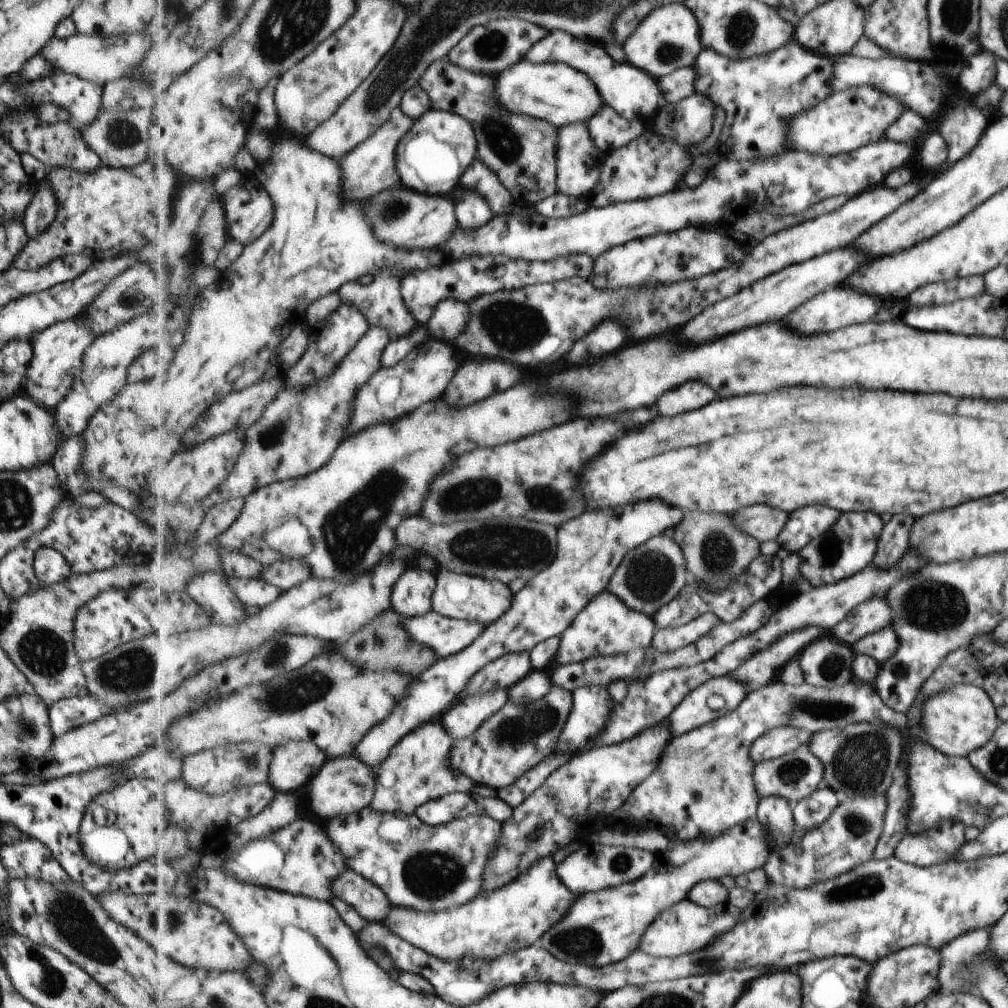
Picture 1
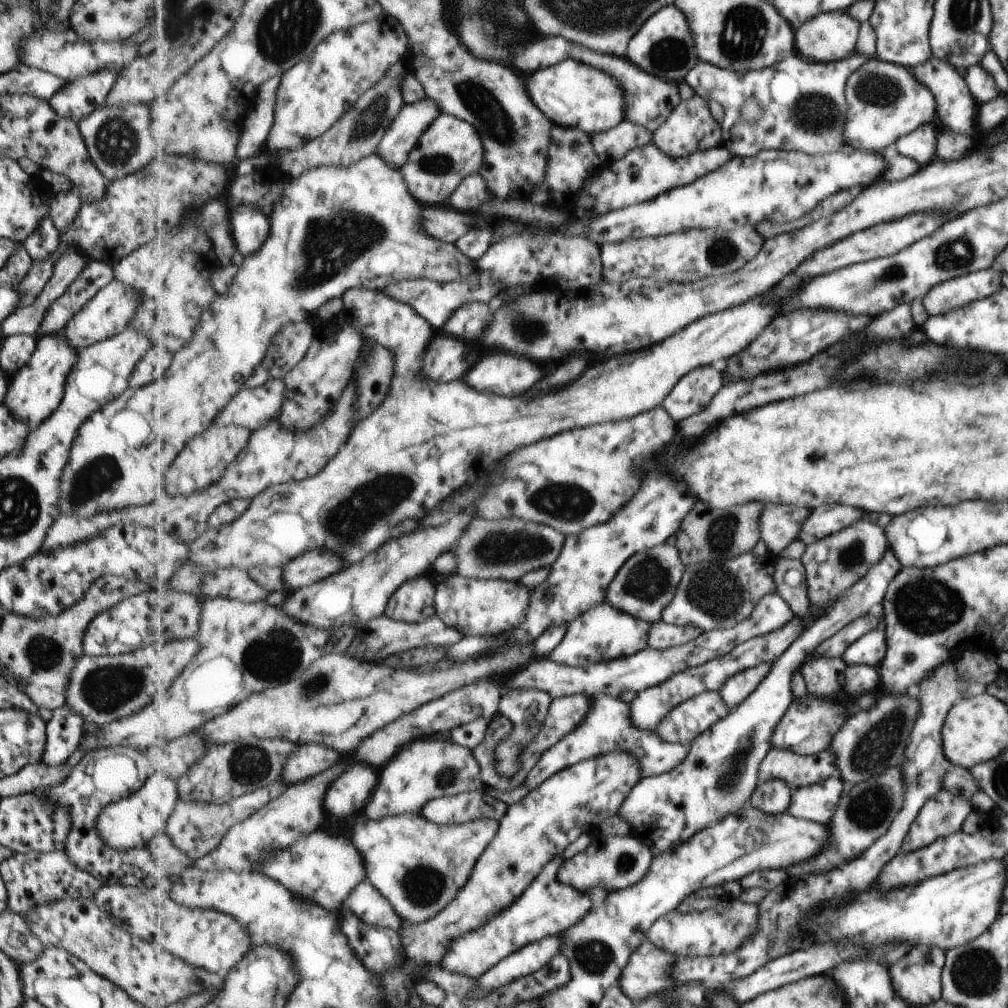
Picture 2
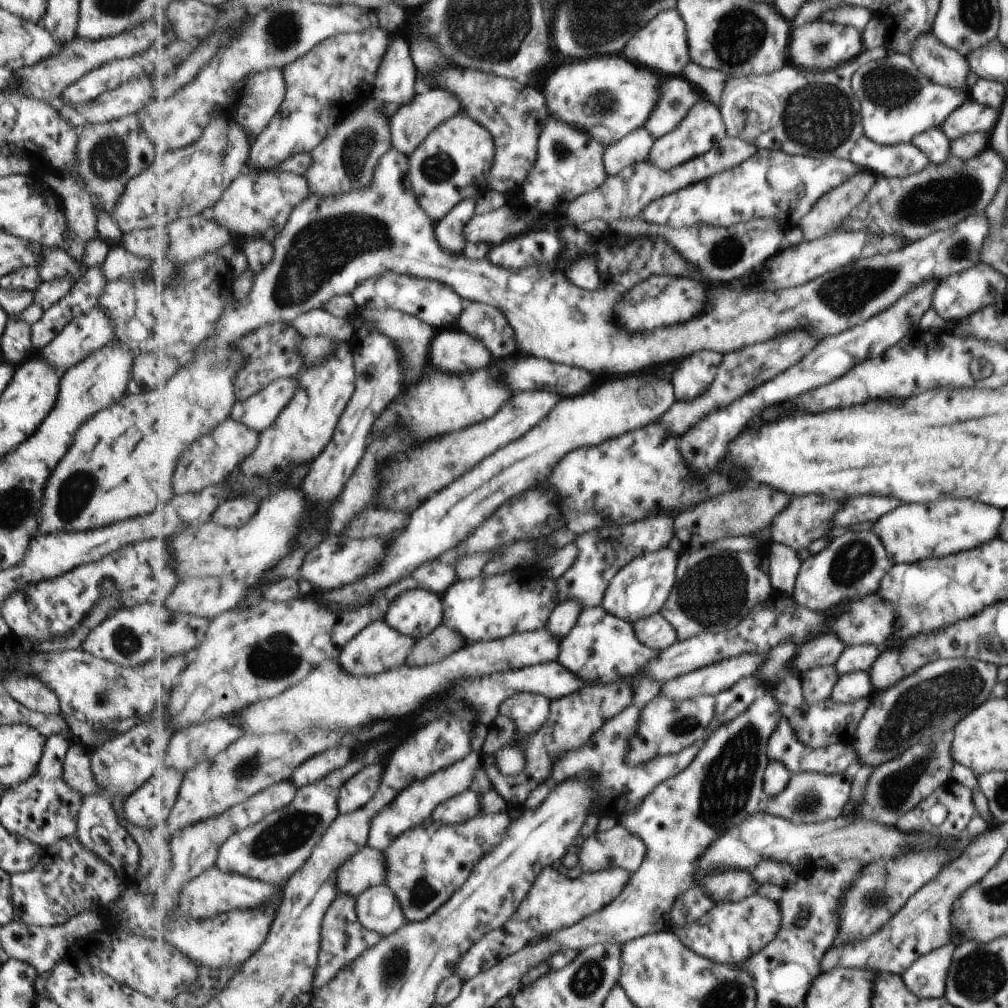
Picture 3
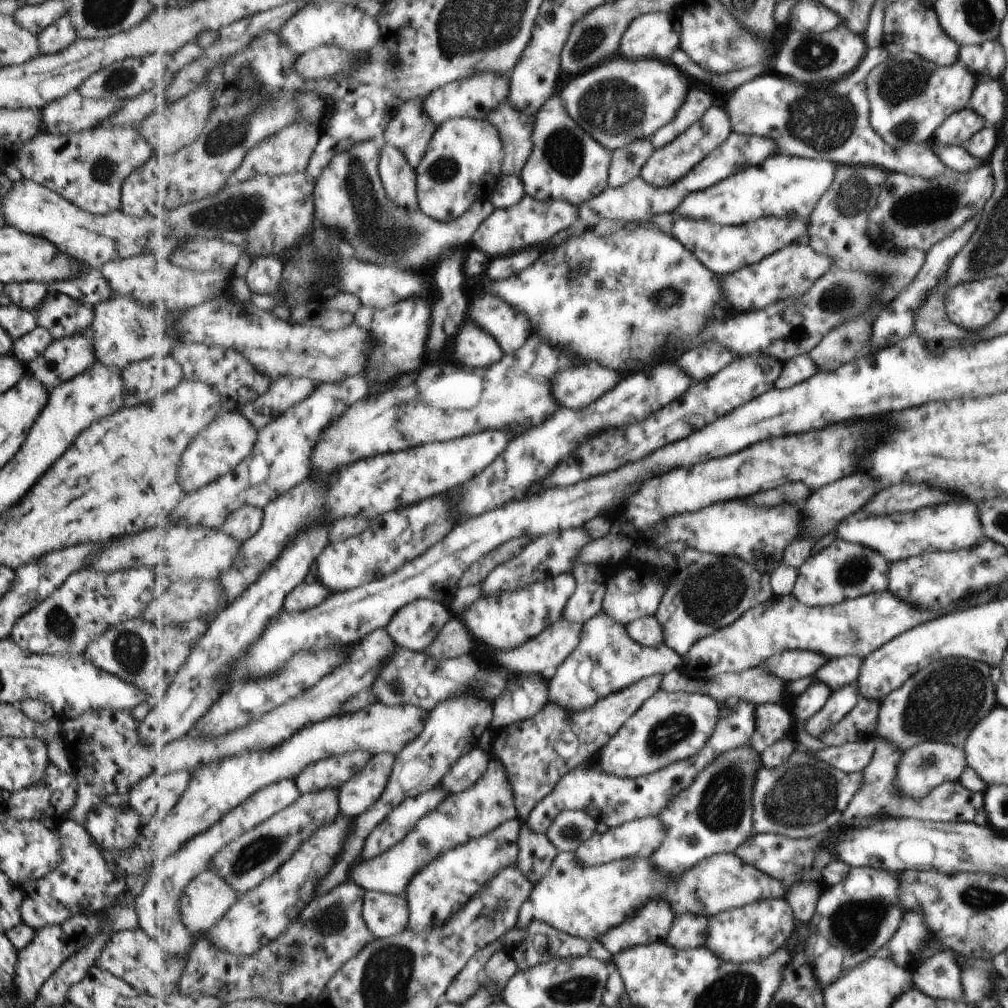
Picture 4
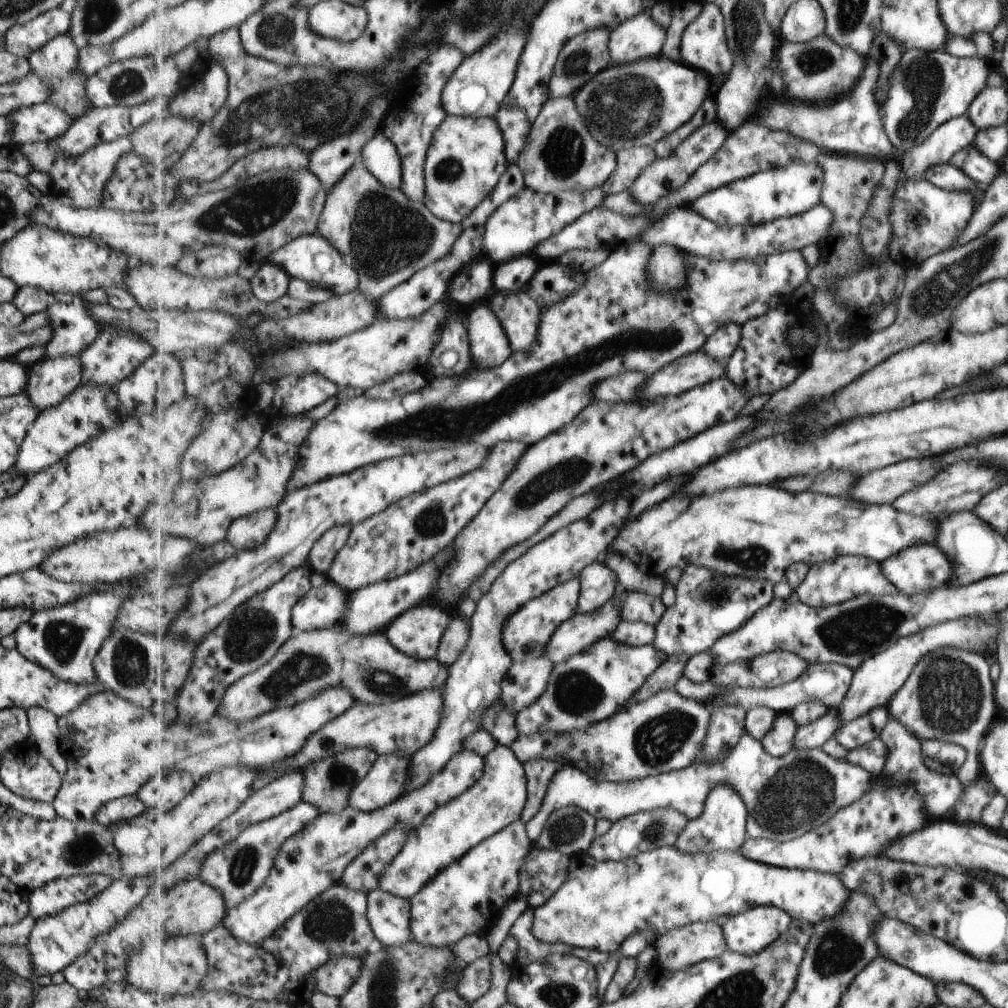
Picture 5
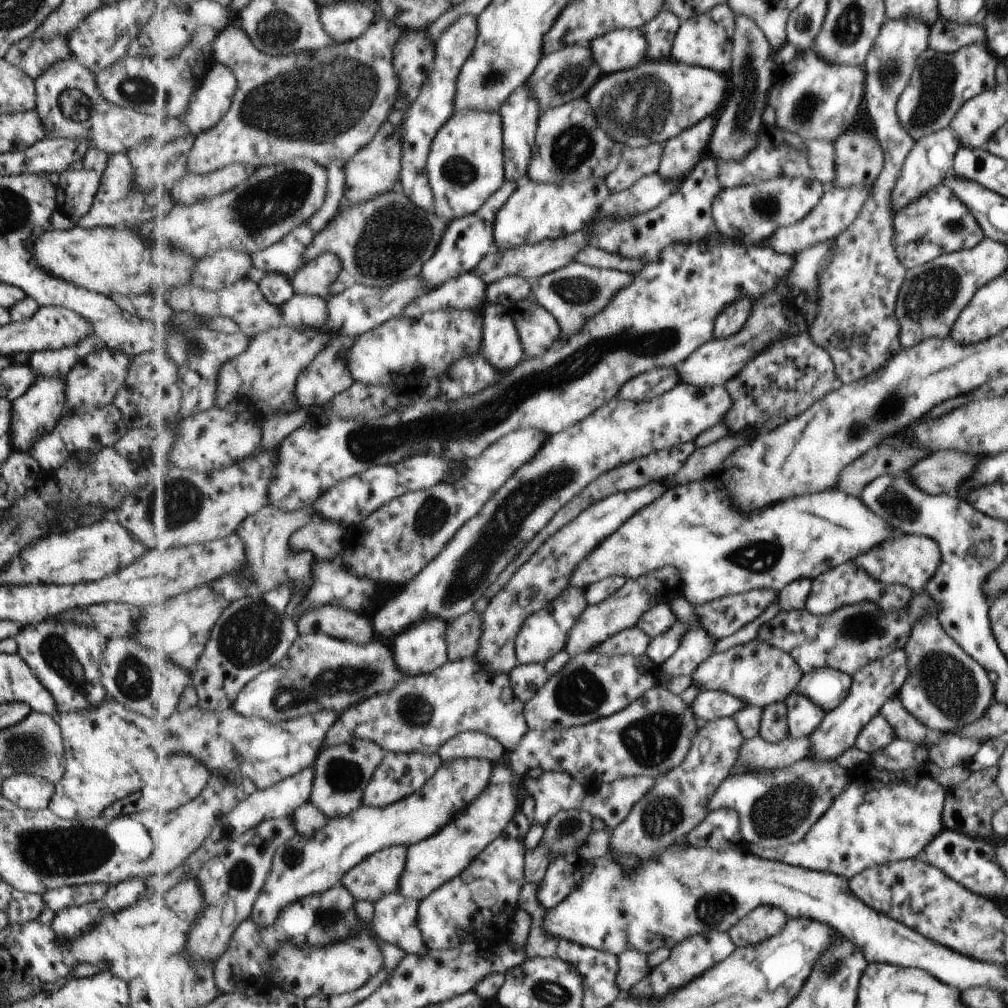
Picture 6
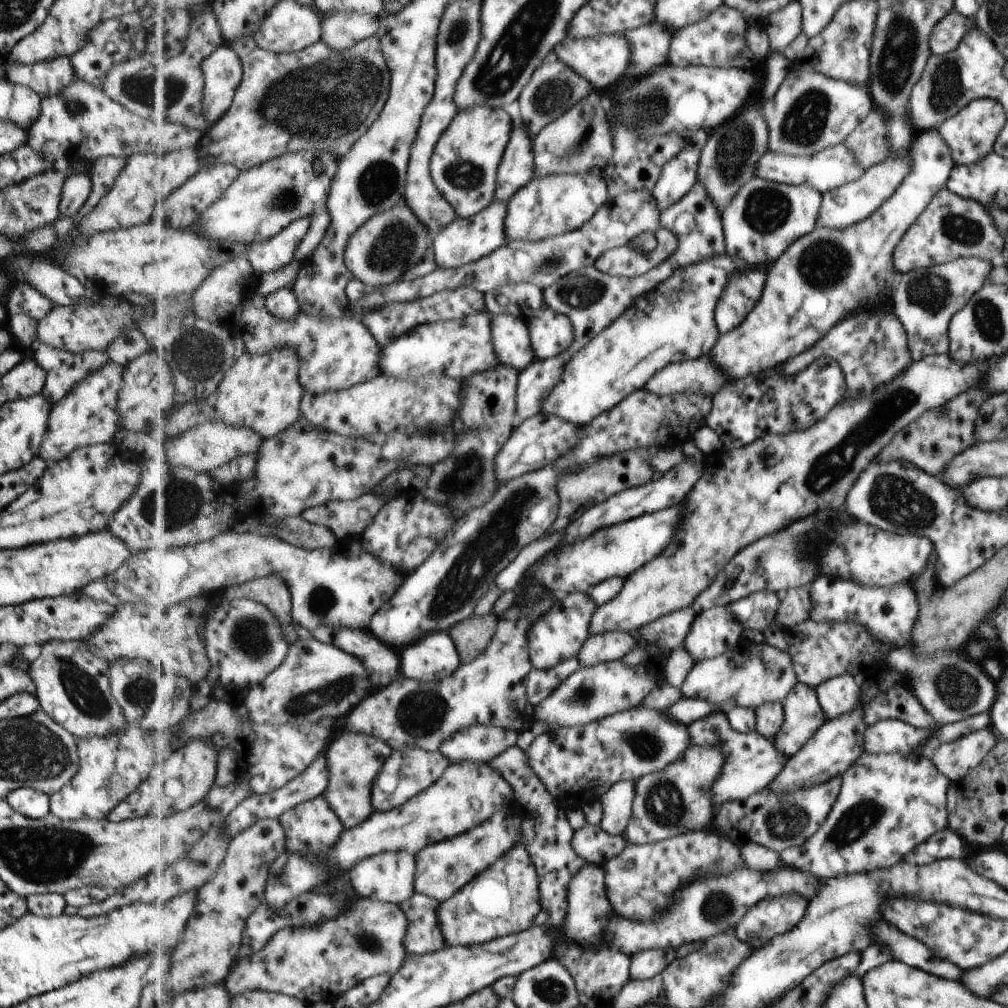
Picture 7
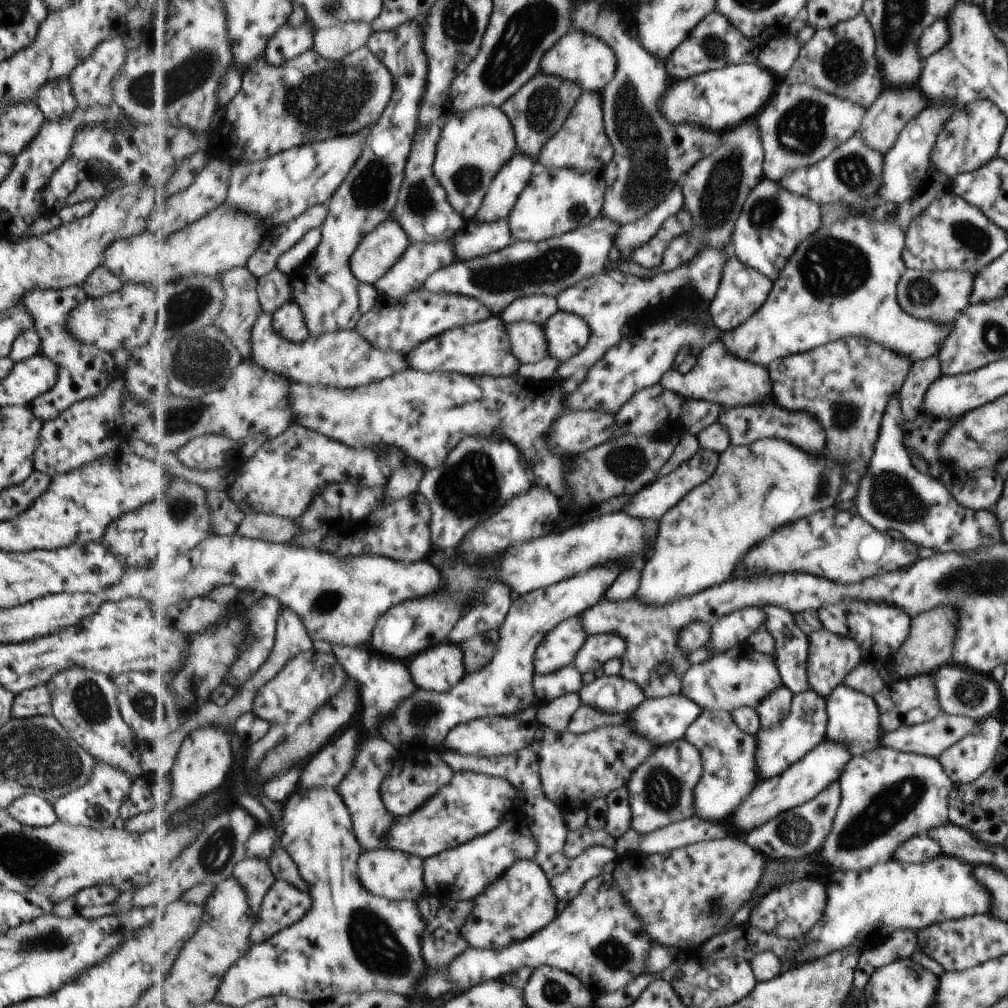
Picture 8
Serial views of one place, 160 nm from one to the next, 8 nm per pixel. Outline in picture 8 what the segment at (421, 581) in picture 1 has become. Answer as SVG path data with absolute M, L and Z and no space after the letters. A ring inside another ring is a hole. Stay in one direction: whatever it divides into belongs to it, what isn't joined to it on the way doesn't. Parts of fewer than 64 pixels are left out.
M451 642L435 645L411 662L410 671L419 688L447 692L467 674L463 649Z

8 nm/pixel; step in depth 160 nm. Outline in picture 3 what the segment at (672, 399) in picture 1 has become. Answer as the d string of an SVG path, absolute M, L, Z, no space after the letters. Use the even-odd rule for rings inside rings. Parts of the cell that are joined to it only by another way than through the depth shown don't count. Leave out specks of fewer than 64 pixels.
M703 350L703 354L691 354L683 358L675 370L673 382L679 400L693 400L701 396L715 380L723 354Z

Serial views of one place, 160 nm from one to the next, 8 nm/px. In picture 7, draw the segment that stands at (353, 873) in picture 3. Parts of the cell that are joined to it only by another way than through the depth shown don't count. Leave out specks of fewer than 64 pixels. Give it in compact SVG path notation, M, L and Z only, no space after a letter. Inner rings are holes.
M503 810L469 832L426 846L416 854L418 861L414 884L416 892L436 898L440 903L449 900L478 874L485 872L509 853L512 847L517 846L521 836L521 818L516 818Z

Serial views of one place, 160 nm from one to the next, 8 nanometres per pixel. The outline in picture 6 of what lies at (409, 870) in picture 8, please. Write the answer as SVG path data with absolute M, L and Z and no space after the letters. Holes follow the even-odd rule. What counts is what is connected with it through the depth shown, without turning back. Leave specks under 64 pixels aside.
M395 845L372 854L351 869L341 884L345 885L356 900L373 904L386 894L399 893L402 874L405 872L408 846Z

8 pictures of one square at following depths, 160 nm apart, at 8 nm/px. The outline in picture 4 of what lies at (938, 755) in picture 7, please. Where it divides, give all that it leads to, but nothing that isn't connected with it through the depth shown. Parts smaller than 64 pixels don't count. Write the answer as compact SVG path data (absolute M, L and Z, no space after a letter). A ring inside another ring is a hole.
M925 741L905 749L898 761L894 783L906 794L906 797L919 799L929 789L942 782L957 781L966 766L966 758L961 745L939 741Z

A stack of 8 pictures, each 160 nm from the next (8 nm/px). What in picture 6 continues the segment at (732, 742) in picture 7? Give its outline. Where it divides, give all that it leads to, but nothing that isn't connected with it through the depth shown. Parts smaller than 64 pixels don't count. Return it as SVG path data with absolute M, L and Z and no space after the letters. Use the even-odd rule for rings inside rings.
M763 736L745 739L738 761L731 774L738 771L774 771L789 768L810 754L813 745L810 736L791 739L790 736L778 743L765 740Z

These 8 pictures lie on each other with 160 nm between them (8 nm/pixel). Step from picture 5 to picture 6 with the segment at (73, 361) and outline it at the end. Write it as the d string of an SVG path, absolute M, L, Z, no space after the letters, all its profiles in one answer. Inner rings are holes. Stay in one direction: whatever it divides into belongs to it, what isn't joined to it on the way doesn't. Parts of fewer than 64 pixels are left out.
M37 375L32 385L14 401L10 402L10 444L13 452L27 453L30 446L37 442L45 433L55 428L62 416L64 407L64 383L55 377Z

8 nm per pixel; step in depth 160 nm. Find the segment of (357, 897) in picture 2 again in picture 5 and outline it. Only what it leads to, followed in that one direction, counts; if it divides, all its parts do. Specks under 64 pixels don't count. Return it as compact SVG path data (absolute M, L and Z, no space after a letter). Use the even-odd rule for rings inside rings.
M381 888L368 894L367 917L375 937L384 946L407 944L412 939L411 908L409 899L394 896Z

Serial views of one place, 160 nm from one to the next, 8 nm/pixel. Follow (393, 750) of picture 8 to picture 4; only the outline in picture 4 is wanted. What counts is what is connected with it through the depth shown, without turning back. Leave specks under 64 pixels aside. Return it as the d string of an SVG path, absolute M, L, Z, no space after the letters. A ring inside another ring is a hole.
M365 751L335 755L309 765L296 778L302 794L339 789L370 764L371 754Z

